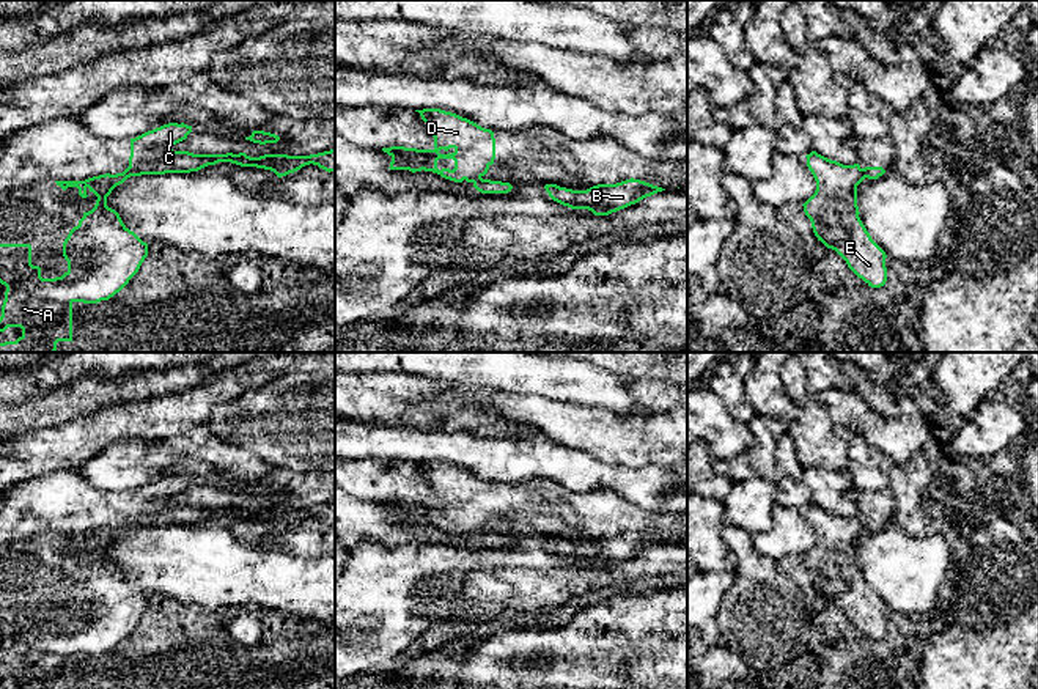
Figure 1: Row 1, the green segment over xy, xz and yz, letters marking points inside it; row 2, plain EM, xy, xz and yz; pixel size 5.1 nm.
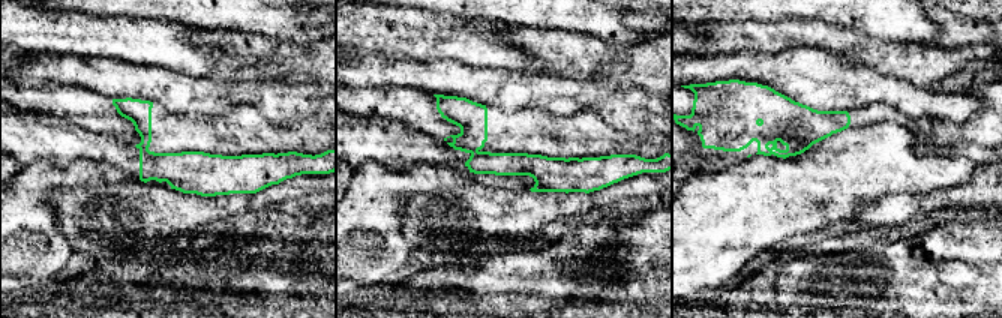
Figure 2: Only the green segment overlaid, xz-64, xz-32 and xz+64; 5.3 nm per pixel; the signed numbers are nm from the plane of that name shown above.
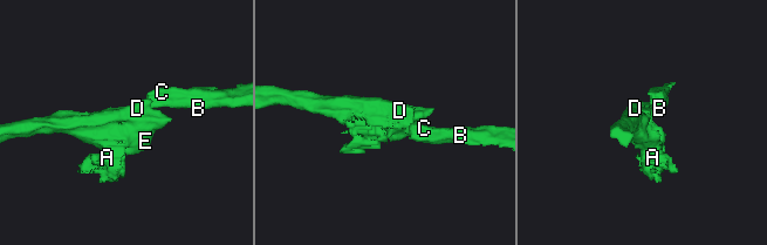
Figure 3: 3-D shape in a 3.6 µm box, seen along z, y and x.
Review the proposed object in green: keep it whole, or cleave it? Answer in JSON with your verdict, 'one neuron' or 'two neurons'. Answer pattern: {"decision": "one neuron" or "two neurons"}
{"decision": "two neurons"}

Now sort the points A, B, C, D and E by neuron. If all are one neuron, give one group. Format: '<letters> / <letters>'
A D E / B C

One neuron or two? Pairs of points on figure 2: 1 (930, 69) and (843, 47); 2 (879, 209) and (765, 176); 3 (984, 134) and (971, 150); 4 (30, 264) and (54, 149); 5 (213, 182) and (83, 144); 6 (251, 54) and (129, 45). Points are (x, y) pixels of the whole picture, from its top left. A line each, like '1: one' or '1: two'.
1: one
2: two
3: two
4: two
5: one
6: two

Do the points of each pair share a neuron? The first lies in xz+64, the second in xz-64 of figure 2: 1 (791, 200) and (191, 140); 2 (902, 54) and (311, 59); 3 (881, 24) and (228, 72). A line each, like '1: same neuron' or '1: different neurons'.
1: different neurons
2: same neuron
3: different neurons

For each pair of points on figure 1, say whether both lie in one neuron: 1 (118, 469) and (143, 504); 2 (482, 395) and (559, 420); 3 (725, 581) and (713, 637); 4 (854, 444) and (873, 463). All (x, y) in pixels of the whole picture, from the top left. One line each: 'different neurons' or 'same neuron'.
1: different neurons
2: same neuron
3: same neuron
4: same neuron

